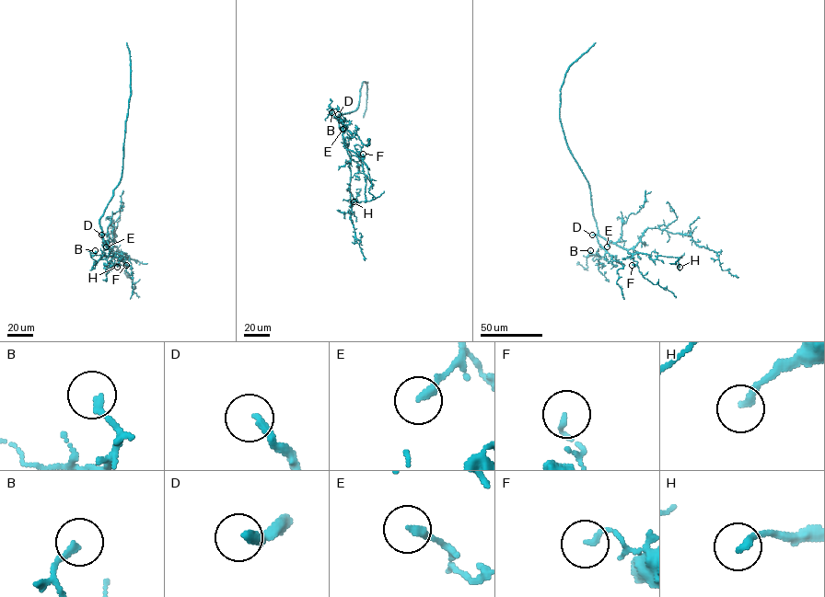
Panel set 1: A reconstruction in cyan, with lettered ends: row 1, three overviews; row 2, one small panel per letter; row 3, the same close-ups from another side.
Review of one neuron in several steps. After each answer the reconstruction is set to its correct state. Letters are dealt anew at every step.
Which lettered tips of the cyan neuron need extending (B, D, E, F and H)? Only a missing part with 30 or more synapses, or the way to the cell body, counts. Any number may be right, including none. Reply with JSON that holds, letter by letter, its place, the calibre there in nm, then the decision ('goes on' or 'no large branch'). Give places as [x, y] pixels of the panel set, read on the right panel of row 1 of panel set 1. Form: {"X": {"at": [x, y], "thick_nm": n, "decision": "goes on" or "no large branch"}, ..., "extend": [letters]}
{"B": {"at": [590, 250], "thick_nm": 200, "decision": "no large branch"}, "D": {"at": [592, 235], "thick_nm": 280, "decision": "goes on"}, "E": {"at": [607, 246], "thick_nm": 240, "decision": "no large branch"}, "F": {"at": [632, 265], "thick_nm": 140, "decision": "no large branch"}, "H": {"at": [679, 267], "thick_nm": 180, "decision": "no large branch"}, "extend": ["D"]}

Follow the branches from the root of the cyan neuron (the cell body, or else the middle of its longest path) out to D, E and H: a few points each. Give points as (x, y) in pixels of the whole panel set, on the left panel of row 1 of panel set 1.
D: (99, 219), (101, 235)
E: (99, 219), (102, 237), (108, 242), (106, 246)
H: (99, 219), (101, 235), (108, 247), (113, 253), (125, 253), (128, 259), (129, 256), (121, 258), (117, 267)

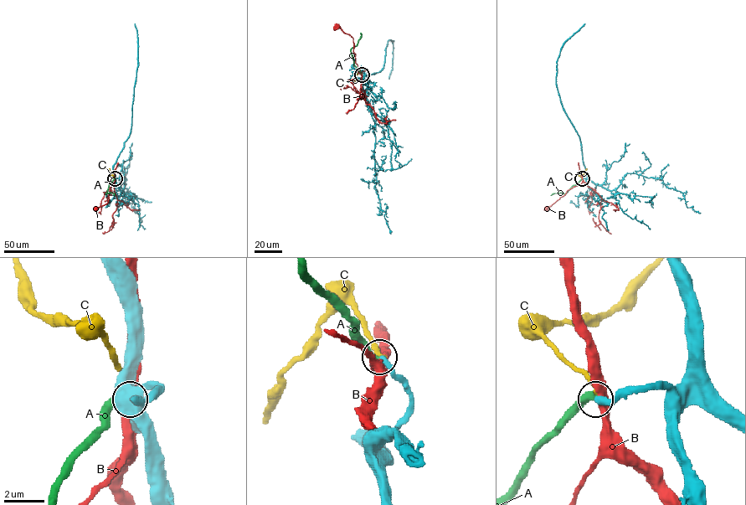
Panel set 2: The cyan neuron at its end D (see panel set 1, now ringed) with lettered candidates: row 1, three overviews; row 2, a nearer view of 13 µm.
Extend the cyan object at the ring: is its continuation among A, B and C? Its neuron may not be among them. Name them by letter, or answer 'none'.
A

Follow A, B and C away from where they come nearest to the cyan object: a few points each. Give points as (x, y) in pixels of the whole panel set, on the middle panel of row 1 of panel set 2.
A: (362, 74), (354, 65), (351, 52), (357, 43), (360, 33)
B: (362, 74), (357, 72), (352, 38), (336, 26)
C: (362, 74), (359, 71), (355, 81)

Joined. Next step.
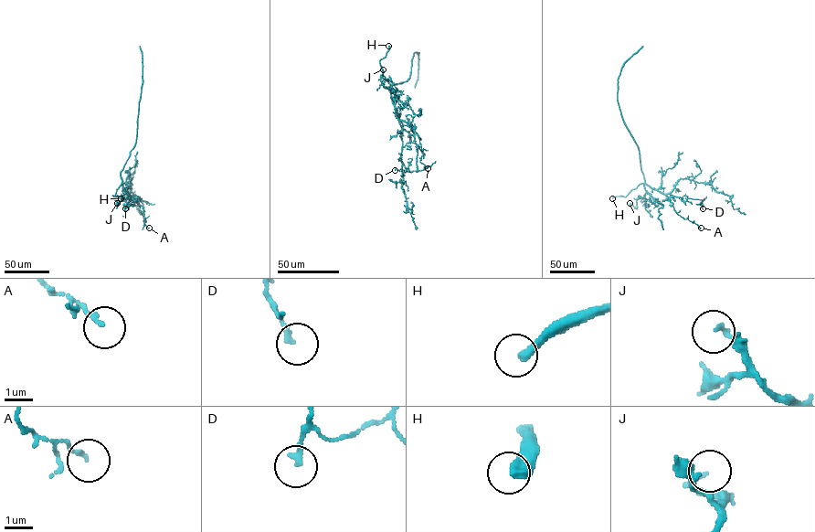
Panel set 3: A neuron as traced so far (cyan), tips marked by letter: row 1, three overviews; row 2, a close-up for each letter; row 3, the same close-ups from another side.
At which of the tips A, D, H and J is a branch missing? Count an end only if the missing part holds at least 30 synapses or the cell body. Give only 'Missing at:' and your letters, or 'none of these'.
Missing at: H

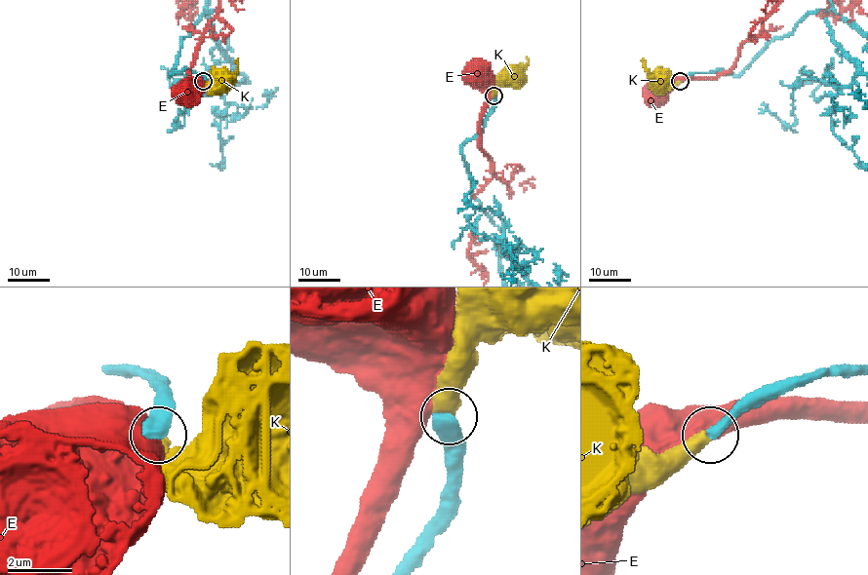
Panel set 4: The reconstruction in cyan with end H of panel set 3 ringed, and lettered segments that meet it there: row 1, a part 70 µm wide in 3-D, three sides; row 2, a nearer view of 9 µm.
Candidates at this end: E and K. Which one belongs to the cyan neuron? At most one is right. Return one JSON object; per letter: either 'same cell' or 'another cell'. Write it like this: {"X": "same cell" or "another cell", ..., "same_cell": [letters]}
{"E": "another cell", "K": "same cell", "same_cell": ["K"]}

